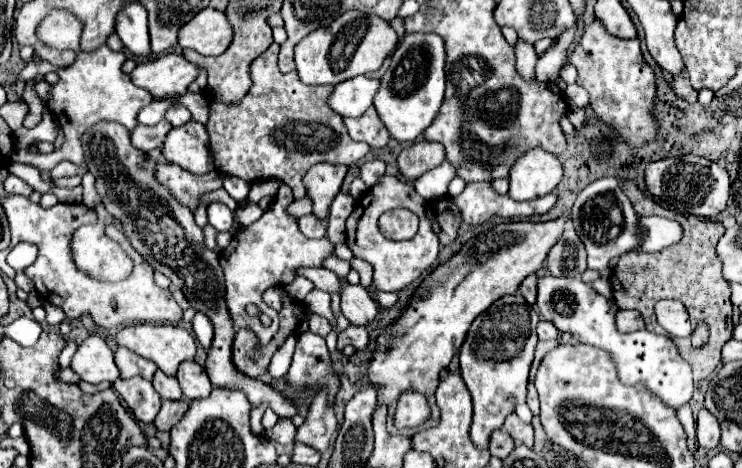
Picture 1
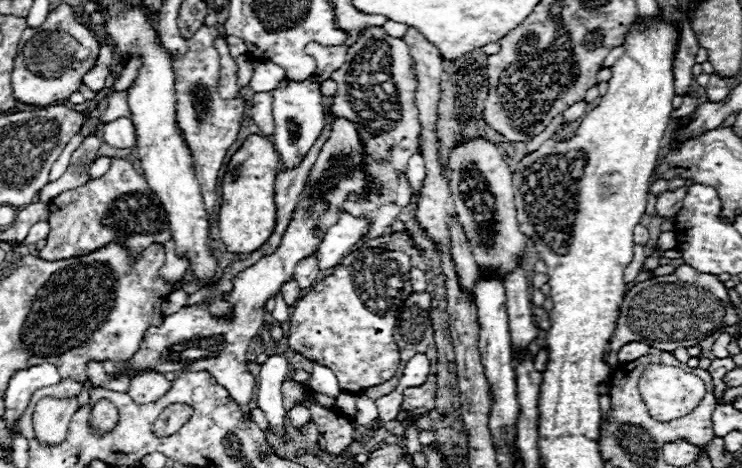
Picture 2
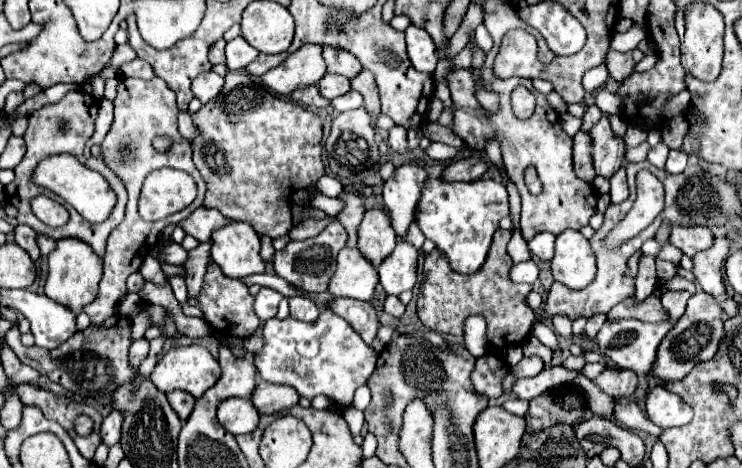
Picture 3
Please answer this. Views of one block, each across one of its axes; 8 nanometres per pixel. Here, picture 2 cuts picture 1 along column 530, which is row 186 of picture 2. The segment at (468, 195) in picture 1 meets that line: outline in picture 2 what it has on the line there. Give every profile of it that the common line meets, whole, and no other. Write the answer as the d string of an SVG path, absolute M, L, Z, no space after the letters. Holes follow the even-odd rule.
M200 26L196 34L186 40L188 52L184 56L170 54L172 70L174 70L174 94L176 94L176 122L182 128L182 136L190 148L196 178L202 190L204 206L208 212L212 212L216 196L216 178L218 170L222 166L222 160L230 148L230 144L236 140L236 134L240 130L240 120L244 114L244 100L232 98L224 100L218 94L218 78L220 78L220 56L216 48L212 46L214 36L218 30L214 26Z

